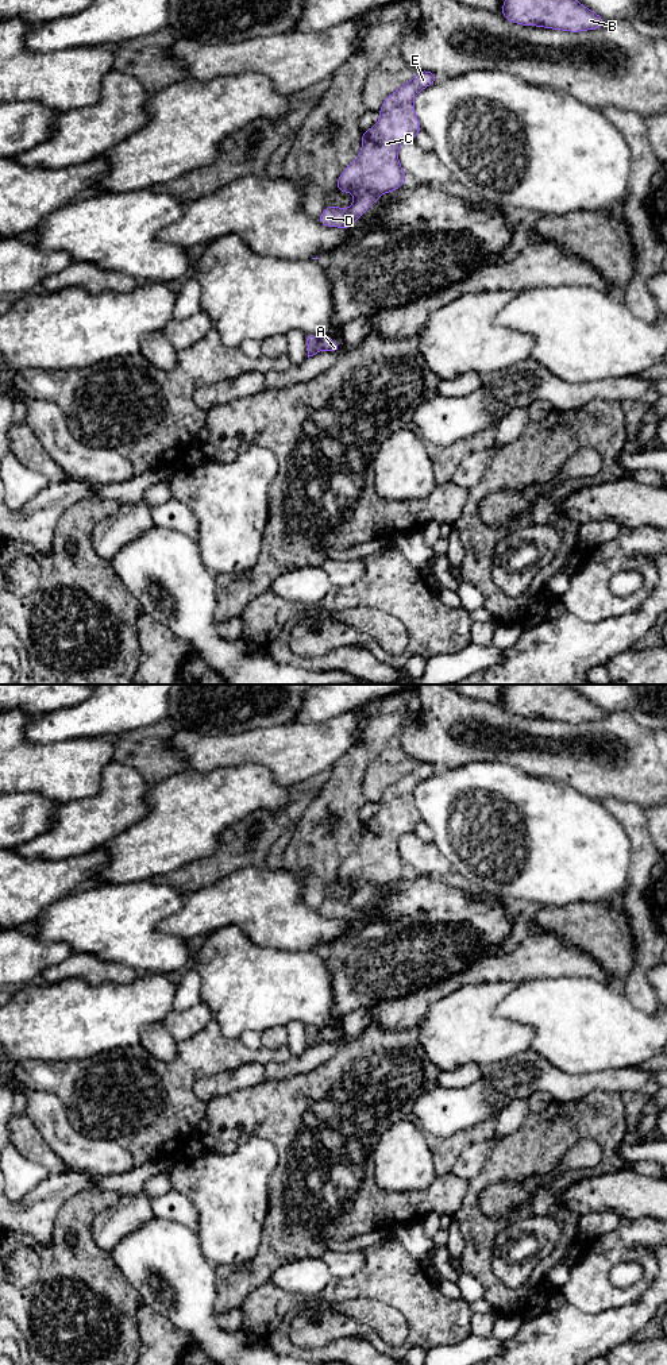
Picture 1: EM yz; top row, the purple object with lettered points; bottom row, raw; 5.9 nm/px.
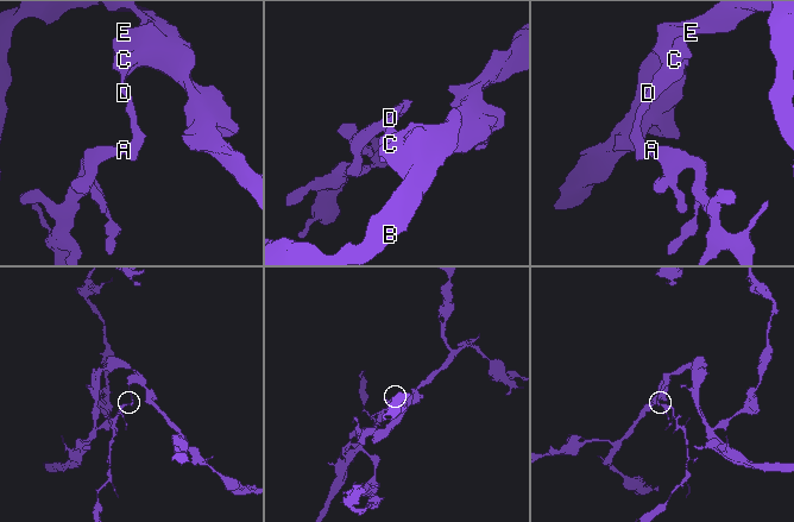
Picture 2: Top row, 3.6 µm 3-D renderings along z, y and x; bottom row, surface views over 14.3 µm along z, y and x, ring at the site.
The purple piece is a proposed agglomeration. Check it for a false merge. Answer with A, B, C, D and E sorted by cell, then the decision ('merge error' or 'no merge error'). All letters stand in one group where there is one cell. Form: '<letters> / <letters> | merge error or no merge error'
A / B C D E | merge error

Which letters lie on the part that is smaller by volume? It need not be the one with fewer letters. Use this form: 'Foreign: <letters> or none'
Foreign: A

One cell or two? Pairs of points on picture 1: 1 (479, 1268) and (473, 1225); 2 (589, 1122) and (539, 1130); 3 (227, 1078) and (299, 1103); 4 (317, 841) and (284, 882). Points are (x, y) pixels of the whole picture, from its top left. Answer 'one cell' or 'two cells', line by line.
1: one cell
2: one cell
3: two cells
4: two cells

